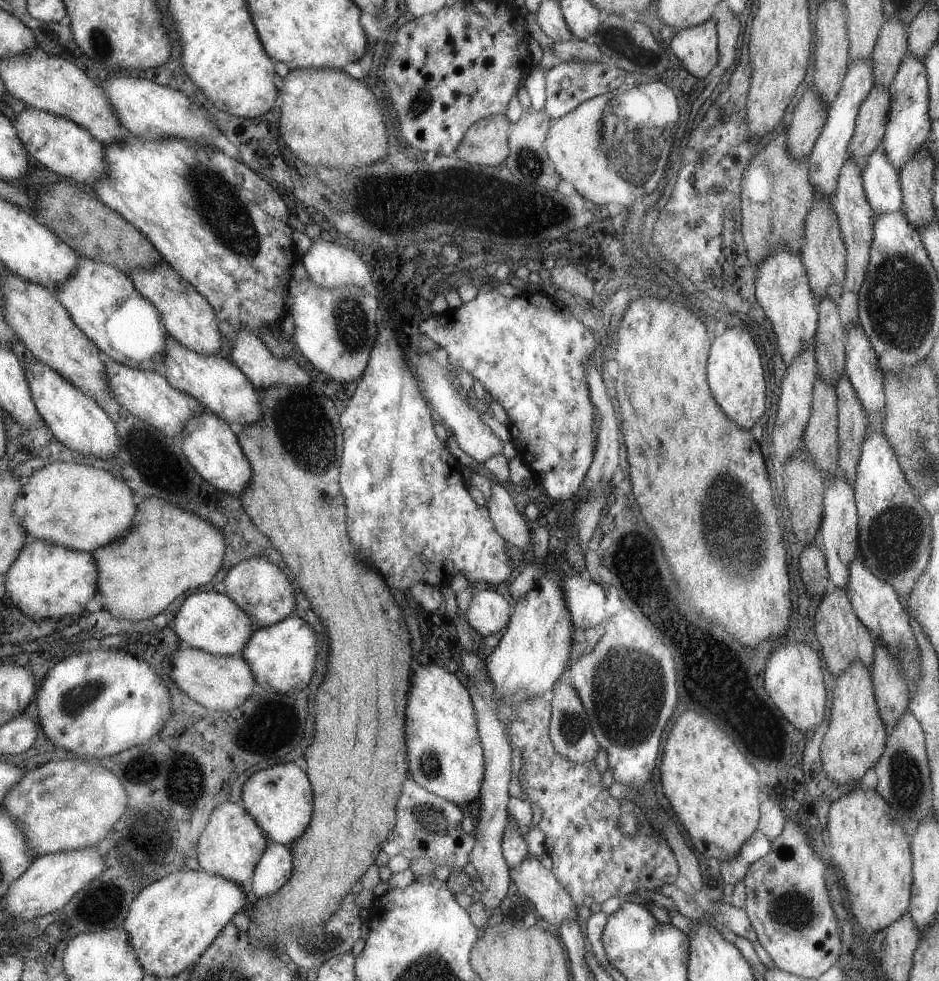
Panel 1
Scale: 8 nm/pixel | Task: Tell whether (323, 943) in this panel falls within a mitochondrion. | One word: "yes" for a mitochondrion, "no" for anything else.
yes

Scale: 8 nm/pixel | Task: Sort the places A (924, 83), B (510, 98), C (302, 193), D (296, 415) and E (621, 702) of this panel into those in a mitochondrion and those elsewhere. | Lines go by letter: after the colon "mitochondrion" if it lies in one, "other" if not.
A: other
B: other
C: other
D: mitochondrion
E: mitochondrion

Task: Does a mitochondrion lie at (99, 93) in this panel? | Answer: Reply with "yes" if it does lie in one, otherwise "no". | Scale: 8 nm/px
no

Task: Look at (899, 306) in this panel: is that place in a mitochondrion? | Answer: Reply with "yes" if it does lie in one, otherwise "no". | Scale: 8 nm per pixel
yes

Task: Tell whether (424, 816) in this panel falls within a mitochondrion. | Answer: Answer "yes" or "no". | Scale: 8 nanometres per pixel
yes

